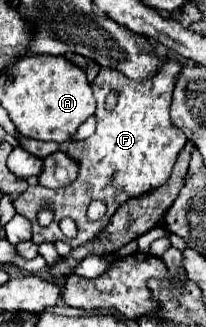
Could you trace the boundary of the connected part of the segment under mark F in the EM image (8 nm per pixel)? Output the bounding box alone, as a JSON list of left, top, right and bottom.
[16,57,186,247]

